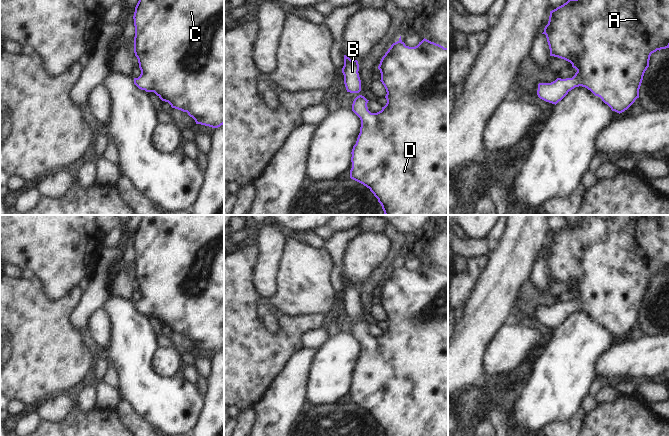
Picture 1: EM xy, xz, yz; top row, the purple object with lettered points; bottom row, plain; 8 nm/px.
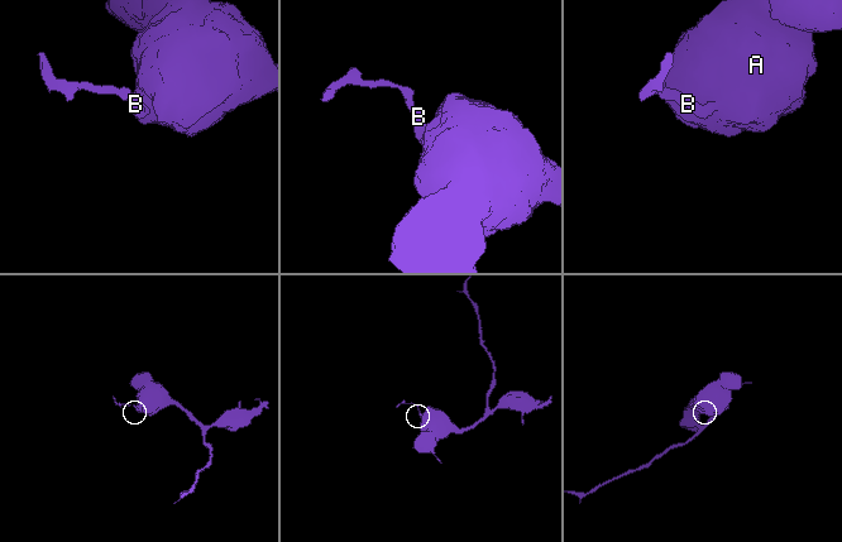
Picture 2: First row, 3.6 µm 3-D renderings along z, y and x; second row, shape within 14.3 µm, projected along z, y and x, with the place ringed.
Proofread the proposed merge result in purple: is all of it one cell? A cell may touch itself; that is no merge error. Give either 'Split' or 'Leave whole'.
Leave whole.

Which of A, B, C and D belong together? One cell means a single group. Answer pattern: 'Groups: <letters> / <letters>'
Groups: A B C D.

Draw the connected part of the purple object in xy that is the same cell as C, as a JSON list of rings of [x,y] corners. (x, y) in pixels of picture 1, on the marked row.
[[[139,0],[134,12],[134,53],[138,59],[141,74],[134,78],[134,84],[146,92],[154,92],[172,108],[187,112],[196,124],[218,128],[224,124],[224,0]]]

